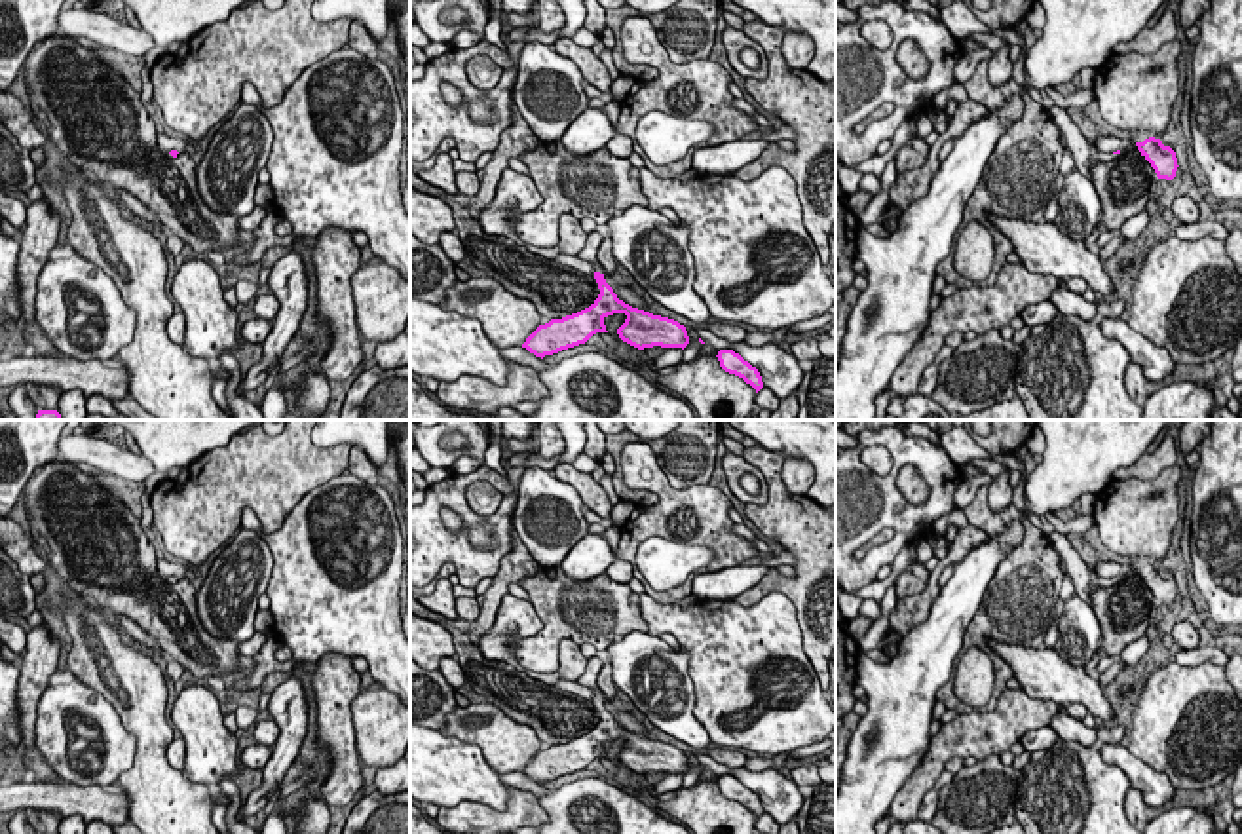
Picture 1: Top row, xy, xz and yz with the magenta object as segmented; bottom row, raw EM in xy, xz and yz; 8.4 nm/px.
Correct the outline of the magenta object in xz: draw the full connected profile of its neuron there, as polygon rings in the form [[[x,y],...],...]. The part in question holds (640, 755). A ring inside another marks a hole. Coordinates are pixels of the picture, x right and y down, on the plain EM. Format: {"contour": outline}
{"contour": [[[594,655],[589,657],[585,673],[577,680],[579,684],[594,690],[594,711],[600,714],[598,724],[585,735],[566,741],[562,745],[551,745],[539,750],[522,769],[536,783],[558,779],[562,775],[585,769],[596,758],[608,758],[604,745],[613,739],[625,739],[625,749],[617,754],[623,768],[644,773],[686,773],[689,762],[684,750],[674,745],[653,741],[649,737],[632,733],[617,724],[613,714],[606,709],[604,697],[598,693],[598,673],[602,661]]]}

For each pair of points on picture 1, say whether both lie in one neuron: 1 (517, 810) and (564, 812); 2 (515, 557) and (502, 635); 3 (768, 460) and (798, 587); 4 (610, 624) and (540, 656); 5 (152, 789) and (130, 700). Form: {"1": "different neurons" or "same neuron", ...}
{"1": "different neurons", "2": "different neurons", "3": "same neuron", "4": "same neuron", "5": "same neuron"}

